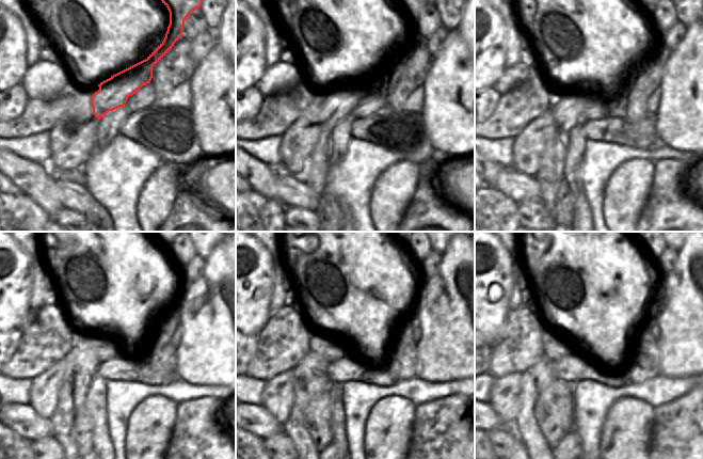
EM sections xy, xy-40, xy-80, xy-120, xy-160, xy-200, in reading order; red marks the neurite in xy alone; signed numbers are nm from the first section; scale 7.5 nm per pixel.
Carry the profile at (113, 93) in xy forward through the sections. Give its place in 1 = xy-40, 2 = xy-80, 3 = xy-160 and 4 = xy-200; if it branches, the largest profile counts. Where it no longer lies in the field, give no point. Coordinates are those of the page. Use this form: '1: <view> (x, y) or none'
1: xy-40 (338, 104)
2: xy-80 (566, 111)
3: xy-160 (310, 379)
4: xy-200 (537, 378)

